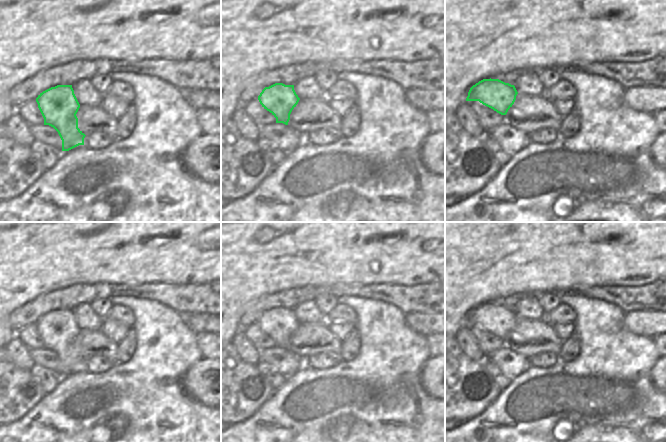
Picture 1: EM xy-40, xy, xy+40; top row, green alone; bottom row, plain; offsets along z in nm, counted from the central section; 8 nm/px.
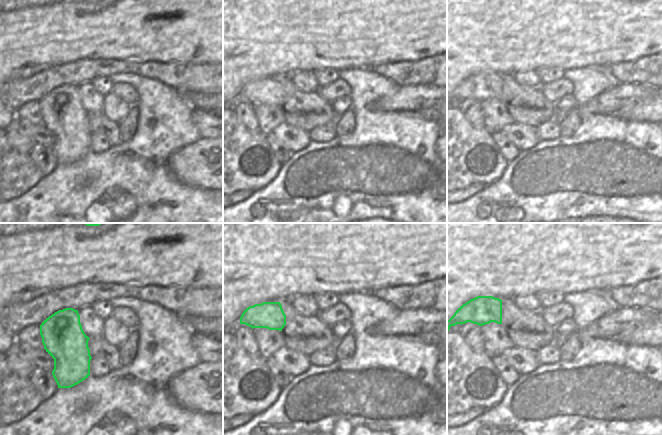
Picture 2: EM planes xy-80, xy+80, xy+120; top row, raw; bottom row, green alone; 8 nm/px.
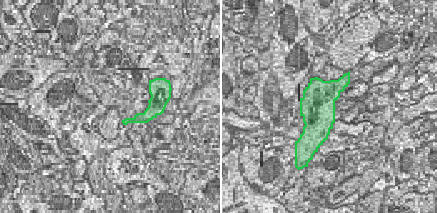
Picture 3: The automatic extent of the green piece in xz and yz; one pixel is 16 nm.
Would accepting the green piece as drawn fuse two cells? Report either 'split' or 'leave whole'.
leave whole

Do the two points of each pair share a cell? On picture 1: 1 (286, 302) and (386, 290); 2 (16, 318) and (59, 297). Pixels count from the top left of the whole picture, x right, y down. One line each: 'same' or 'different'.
1: same
2: same

